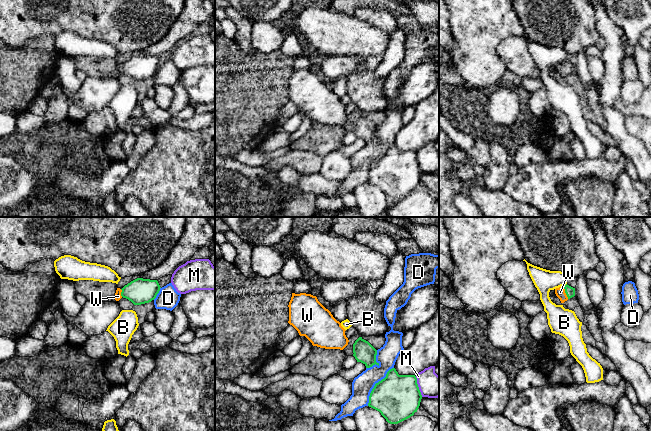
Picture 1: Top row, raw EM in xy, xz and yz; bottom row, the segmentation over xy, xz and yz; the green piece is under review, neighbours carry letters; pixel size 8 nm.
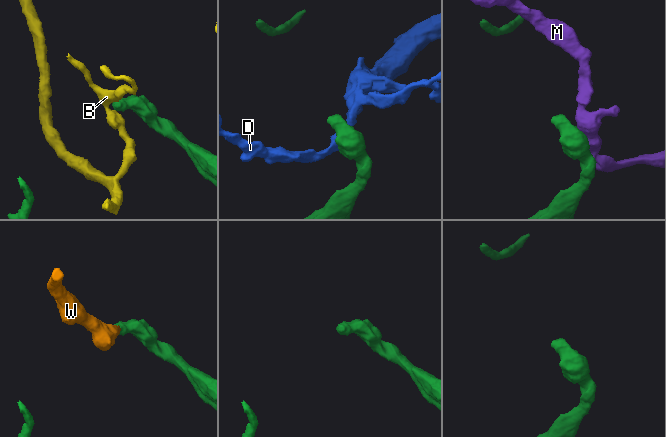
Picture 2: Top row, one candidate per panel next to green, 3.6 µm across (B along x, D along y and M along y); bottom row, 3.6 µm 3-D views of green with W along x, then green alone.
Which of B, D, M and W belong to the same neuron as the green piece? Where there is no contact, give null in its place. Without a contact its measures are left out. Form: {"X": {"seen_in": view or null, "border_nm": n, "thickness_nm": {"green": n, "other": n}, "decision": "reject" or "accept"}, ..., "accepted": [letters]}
{"B": {"seen_in": "yz", "border_nm": 40, "thickness_nm": {"green": 80, "other": 180}, "decision": "reject"}, "D": {"seen_in": "xz", "border_nm": 380, "thickness_nm": {"green": 360, "other": 170}, "decision": "reject"}, "M": {"seen_in": "xz", "border_nm": 180, "thickness_nm": {"green": 360, "other": 200}, "decision": "reject"}, "W": {"seen_in": "yz", "border_nm": 120, "thickness_nm": {"green": 80, "other": 80}, "decision": "accept"}, "accepted": ["W"]}

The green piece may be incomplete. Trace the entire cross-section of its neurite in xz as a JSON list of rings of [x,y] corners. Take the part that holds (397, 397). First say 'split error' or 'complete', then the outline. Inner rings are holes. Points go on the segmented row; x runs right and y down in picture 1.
complete; [[[395,368],[390,369],[386,377],[375,384],[369,396],[368,406],[379,411],[390,424],[398,424],[417,412],[422,399],[415,375],[399,375]]]

